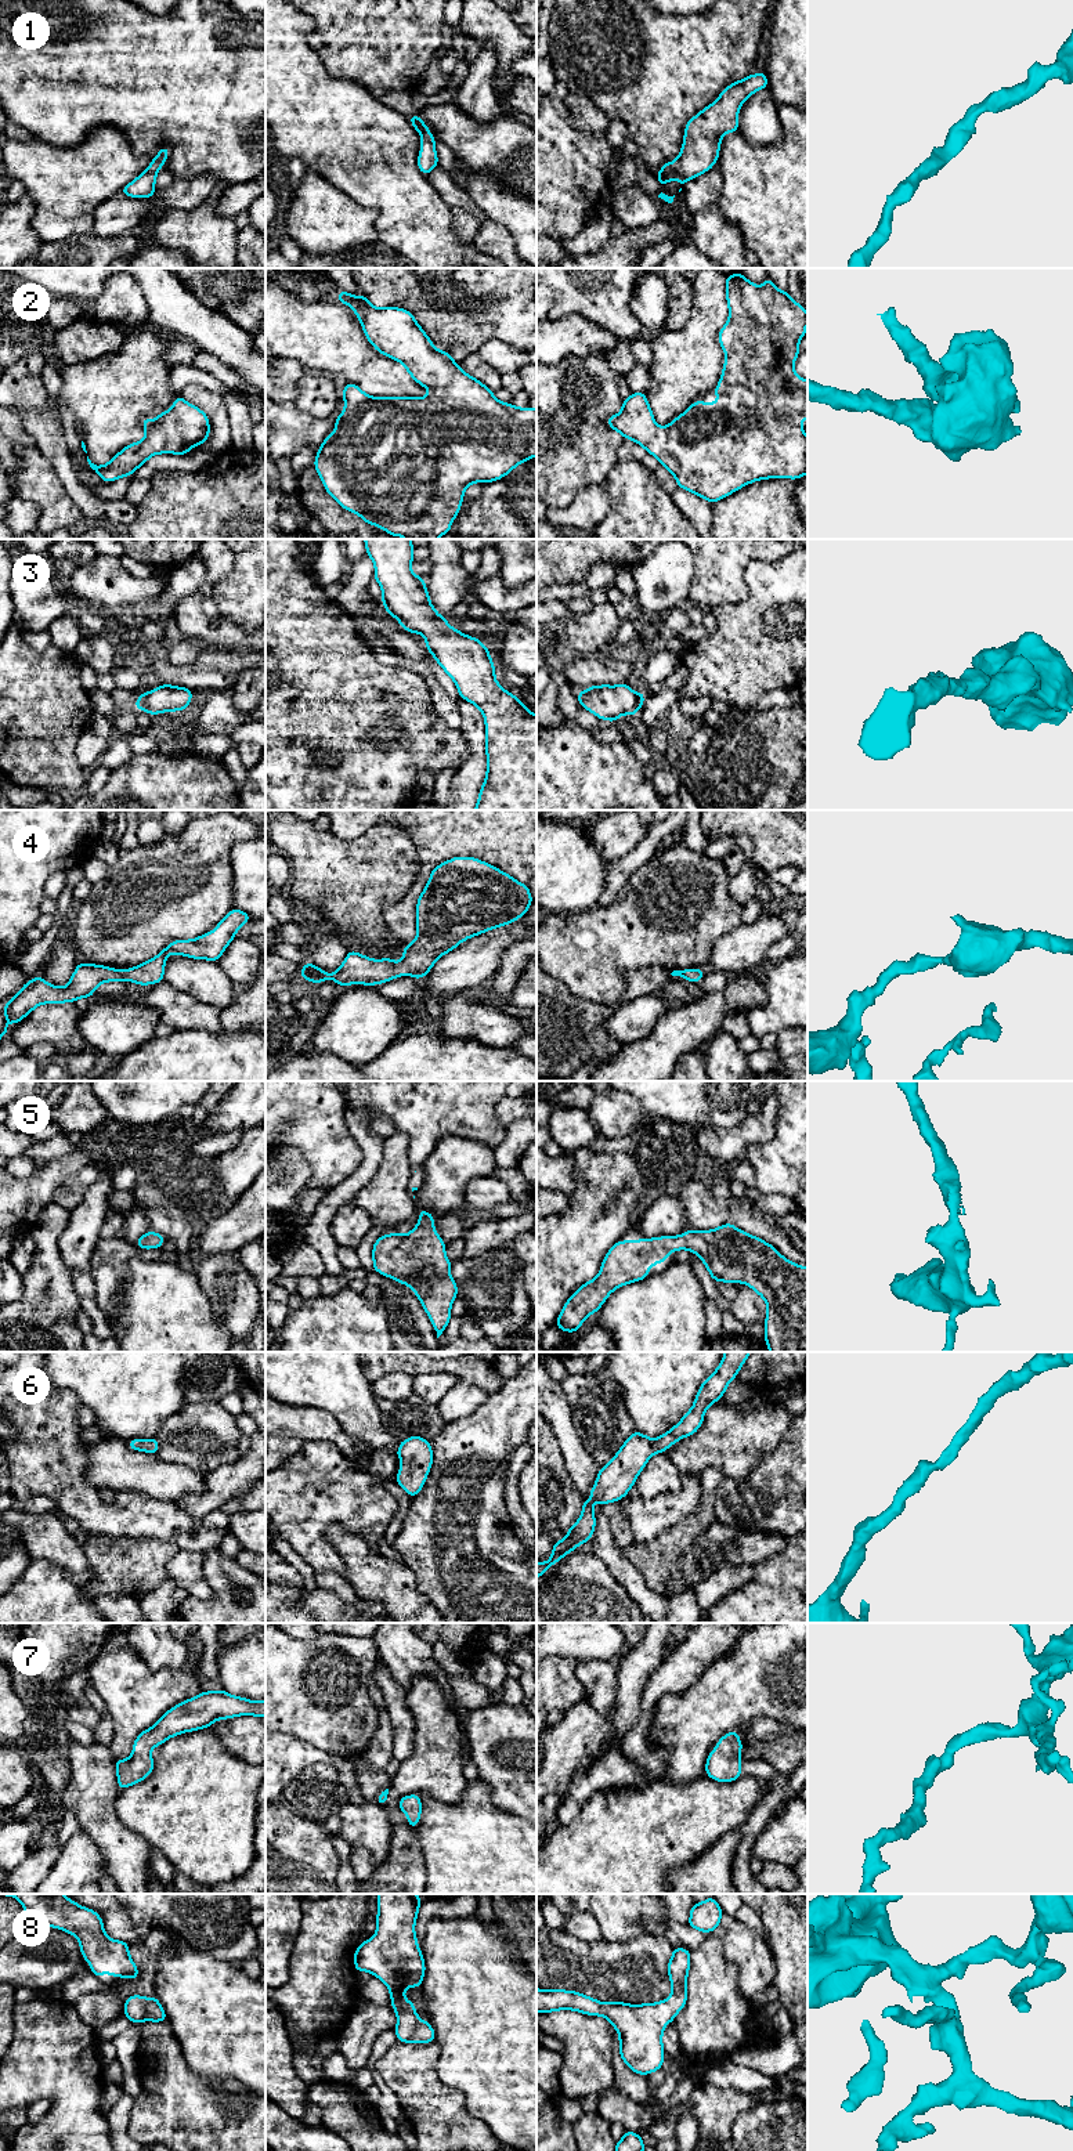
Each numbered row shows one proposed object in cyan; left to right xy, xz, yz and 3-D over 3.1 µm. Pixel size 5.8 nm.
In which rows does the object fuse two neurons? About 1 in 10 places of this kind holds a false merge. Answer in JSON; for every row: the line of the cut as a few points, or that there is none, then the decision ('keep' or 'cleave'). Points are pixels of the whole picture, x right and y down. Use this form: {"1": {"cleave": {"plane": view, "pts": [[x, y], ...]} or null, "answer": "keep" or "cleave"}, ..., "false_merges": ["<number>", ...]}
{"1": {"cleave": null, "answer": "keep"}, "2": {"cleave": null, "answer": "keep"}, "3": {"cleave": null, "answer": "keep"}, "4": {"cleave": null, "answer": "keep"}, "5": {"cleave": null, "answer": "keep"}, "6": {"cleave": null, "answer": "keep"}, "7": {"cleave": null, "answer": "keep"}, "8": {"cleave": null, "answer": "keep"}, "false_merges": []}

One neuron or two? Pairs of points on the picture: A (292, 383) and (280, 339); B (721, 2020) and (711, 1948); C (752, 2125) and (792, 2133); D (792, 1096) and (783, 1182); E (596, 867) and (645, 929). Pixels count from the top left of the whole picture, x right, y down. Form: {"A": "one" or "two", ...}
{"A": "two", "B": "one", "C": "one", "D": "one", "E": "two"}

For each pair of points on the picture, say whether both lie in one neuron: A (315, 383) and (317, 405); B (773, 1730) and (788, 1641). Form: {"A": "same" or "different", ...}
{"A": "same", "B": "different"}

